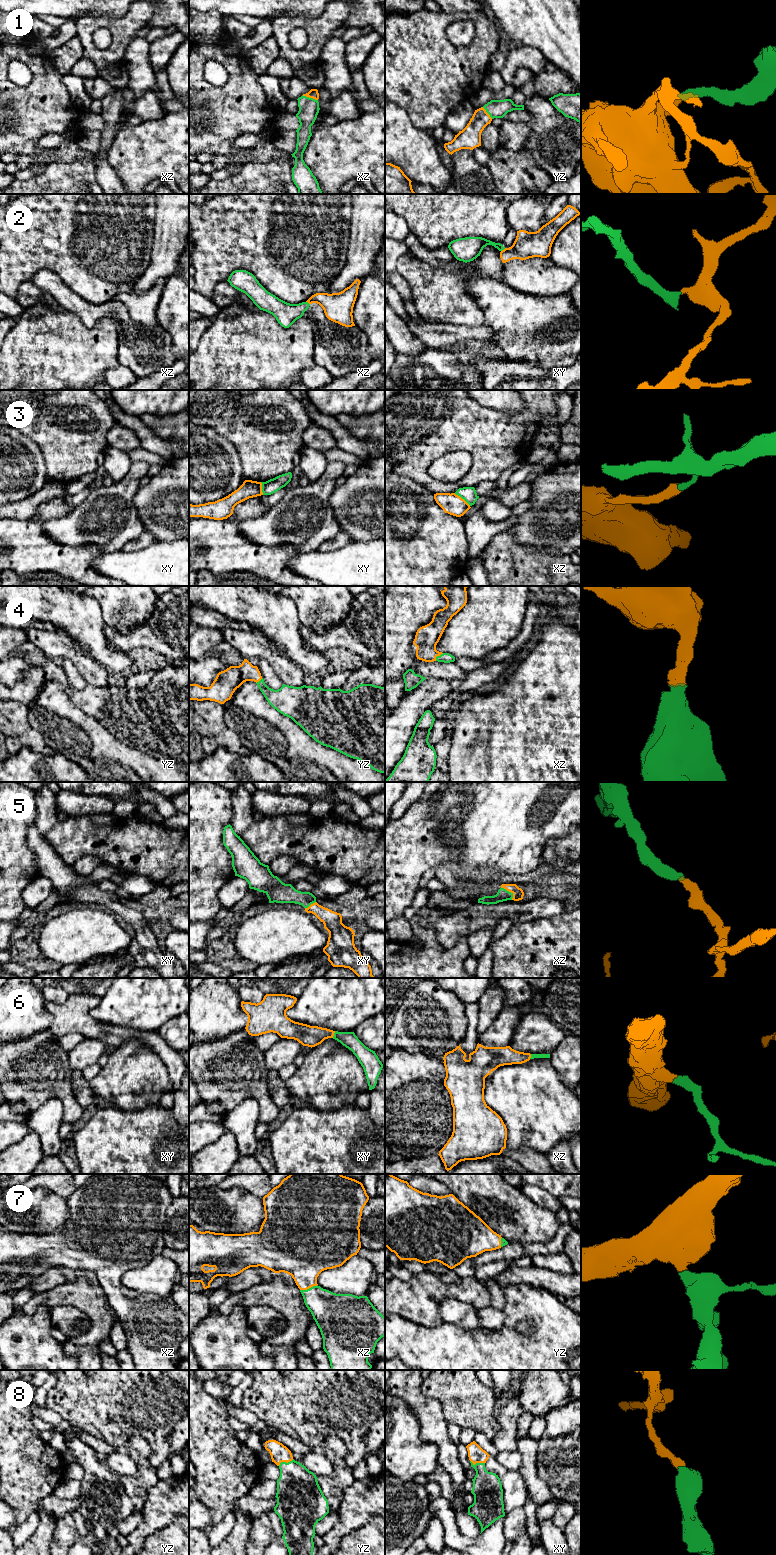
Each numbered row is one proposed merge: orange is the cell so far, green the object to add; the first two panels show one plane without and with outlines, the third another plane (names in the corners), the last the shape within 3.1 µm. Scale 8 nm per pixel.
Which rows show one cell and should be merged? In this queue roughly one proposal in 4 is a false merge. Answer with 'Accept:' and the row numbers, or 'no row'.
Accept: 1, 4, 5, 6, 7, 8

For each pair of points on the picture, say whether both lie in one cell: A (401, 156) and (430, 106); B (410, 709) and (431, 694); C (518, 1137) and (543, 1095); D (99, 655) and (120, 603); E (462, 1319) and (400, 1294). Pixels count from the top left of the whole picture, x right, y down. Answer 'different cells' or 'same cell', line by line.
A: different cells
B: same cell
C: same cell
D: different cells
E: different cells

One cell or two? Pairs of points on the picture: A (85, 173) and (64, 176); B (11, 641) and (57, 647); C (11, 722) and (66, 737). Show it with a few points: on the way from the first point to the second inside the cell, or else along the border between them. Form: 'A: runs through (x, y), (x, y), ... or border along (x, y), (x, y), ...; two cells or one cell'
A: runs through (80, 176), (69, 176); one cell
B: border along (24, 629), (28, 640); two cells
C: border along (27, 707), (28, 723), (40, 733), (48, 746); two cells

